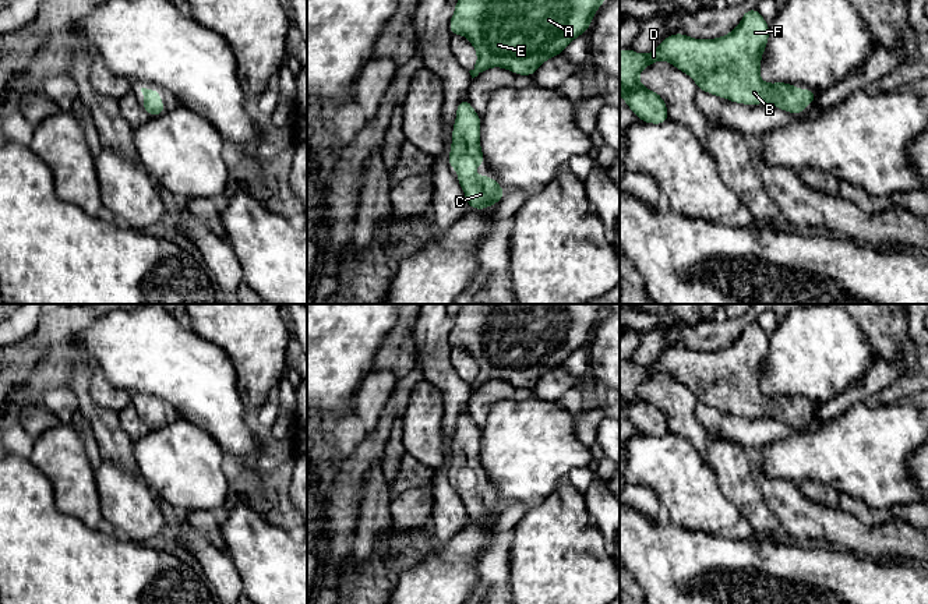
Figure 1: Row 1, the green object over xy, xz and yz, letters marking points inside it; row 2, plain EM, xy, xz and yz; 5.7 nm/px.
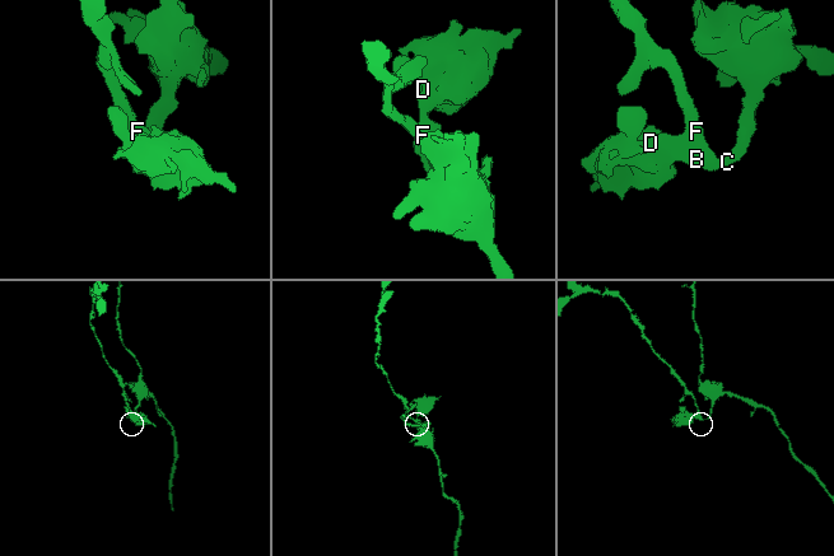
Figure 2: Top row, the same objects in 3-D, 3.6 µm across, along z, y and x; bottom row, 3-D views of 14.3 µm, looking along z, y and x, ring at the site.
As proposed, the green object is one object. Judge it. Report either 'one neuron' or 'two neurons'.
one neuron

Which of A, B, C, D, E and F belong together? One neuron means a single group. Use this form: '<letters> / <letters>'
A B C D E F

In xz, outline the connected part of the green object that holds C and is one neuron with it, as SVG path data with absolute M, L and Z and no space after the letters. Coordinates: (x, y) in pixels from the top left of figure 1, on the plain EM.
M466 410L462 412L456 421L448 476L458 484L458 494L473 522L487 522L505 506L497 492L473 485L477 477L487 476L480 462L480 439L480 428Z

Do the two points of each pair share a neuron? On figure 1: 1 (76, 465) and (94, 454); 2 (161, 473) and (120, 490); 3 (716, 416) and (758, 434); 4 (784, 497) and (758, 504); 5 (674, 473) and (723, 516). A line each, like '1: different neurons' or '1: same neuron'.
1: different neurons
2: different neurons
3: same neuron
4: different neurons
5: same neuron

